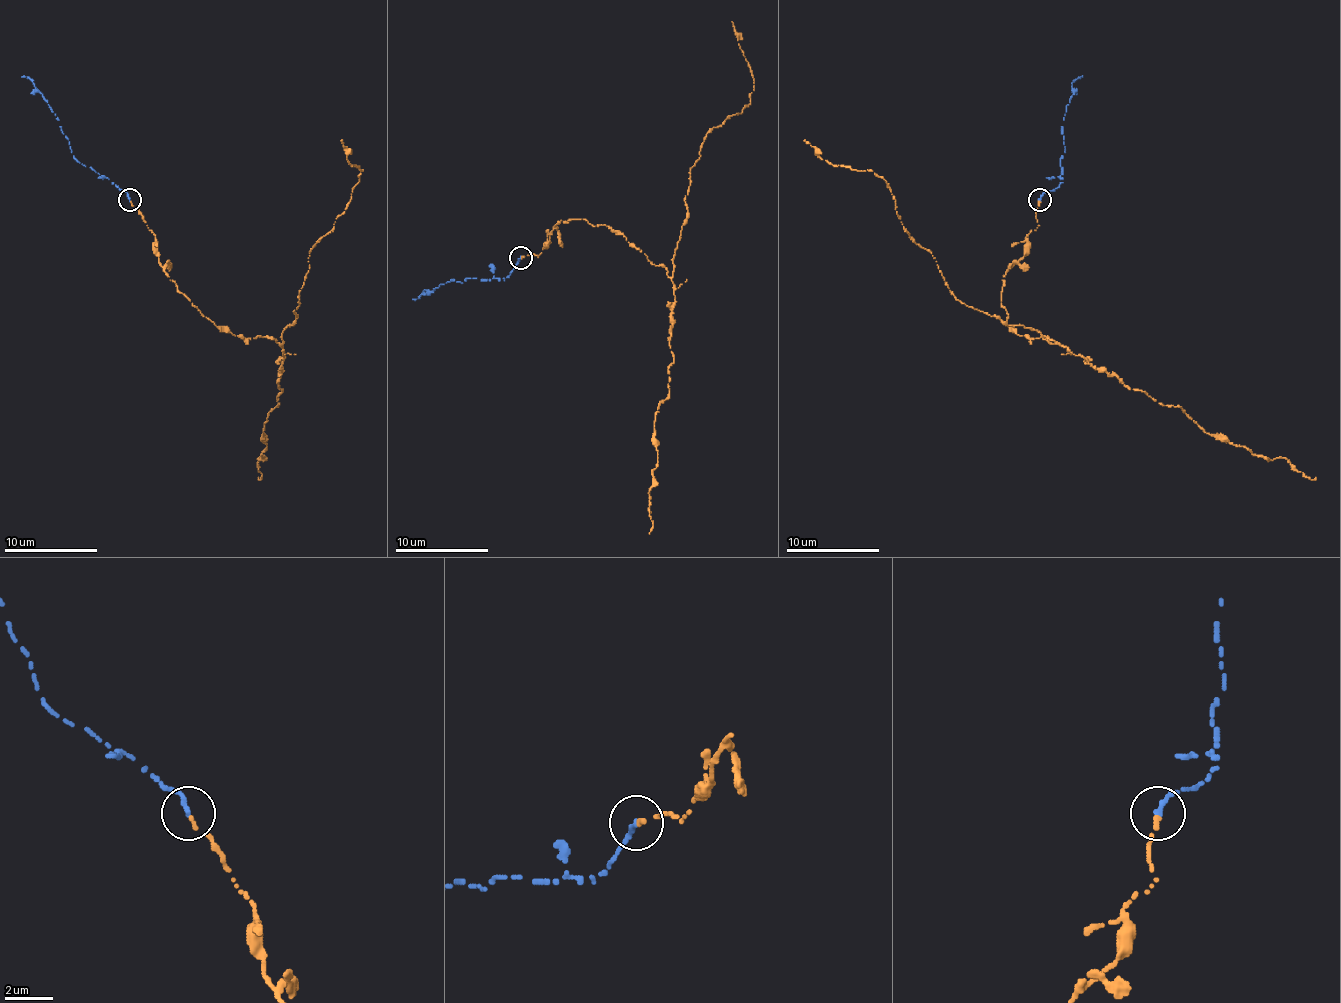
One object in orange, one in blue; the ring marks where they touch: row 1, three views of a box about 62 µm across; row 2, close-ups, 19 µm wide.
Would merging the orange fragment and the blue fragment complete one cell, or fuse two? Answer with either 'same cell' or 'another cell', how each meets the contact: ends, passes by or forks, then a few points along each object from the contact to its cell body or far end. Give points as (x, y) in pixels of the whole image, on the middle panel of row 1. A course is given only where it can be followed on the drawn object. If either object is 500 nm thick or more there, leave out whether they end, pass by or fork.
same cell | orange ends | blue ends | orange via (522, 258), (538, 255), (559, 221), (585, 218), (673, 274), (703, 137), (754, 91), (731, 21) | blue via (520, 258), (503, 279), (443, 283), (434, 290), (425, 290), (413, 300)

